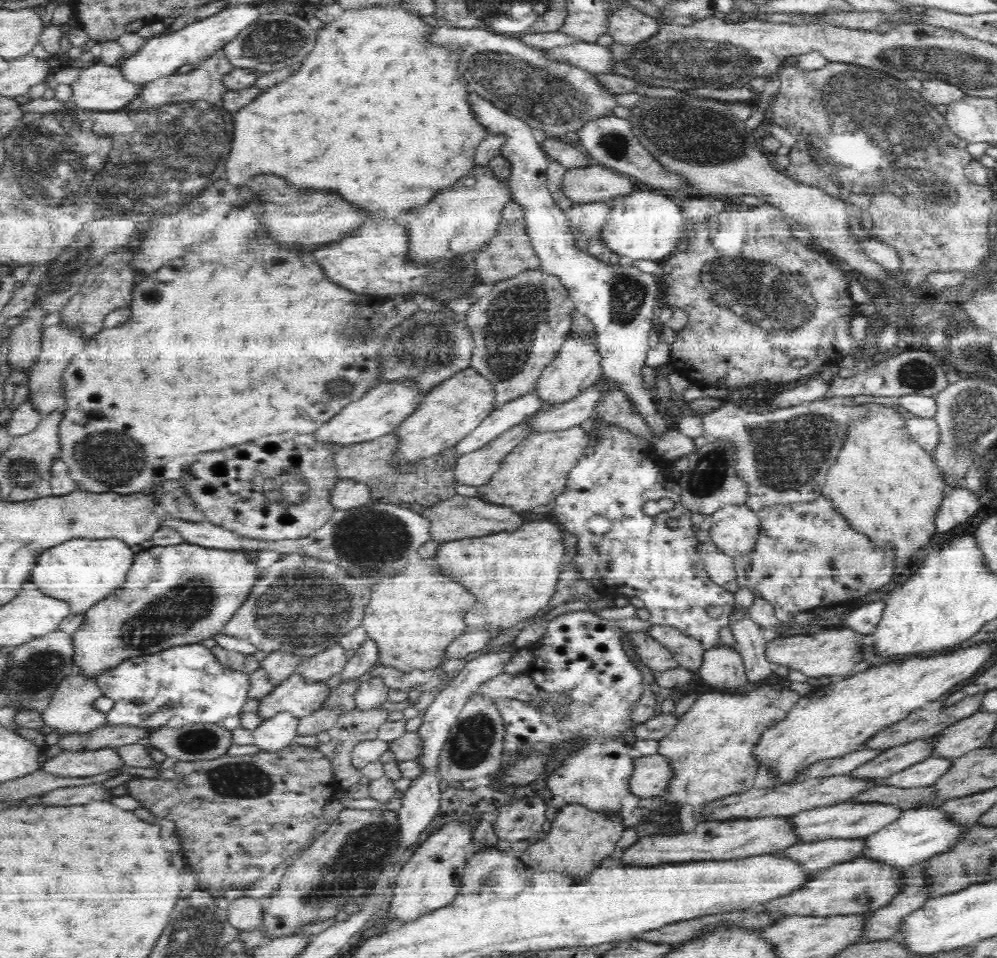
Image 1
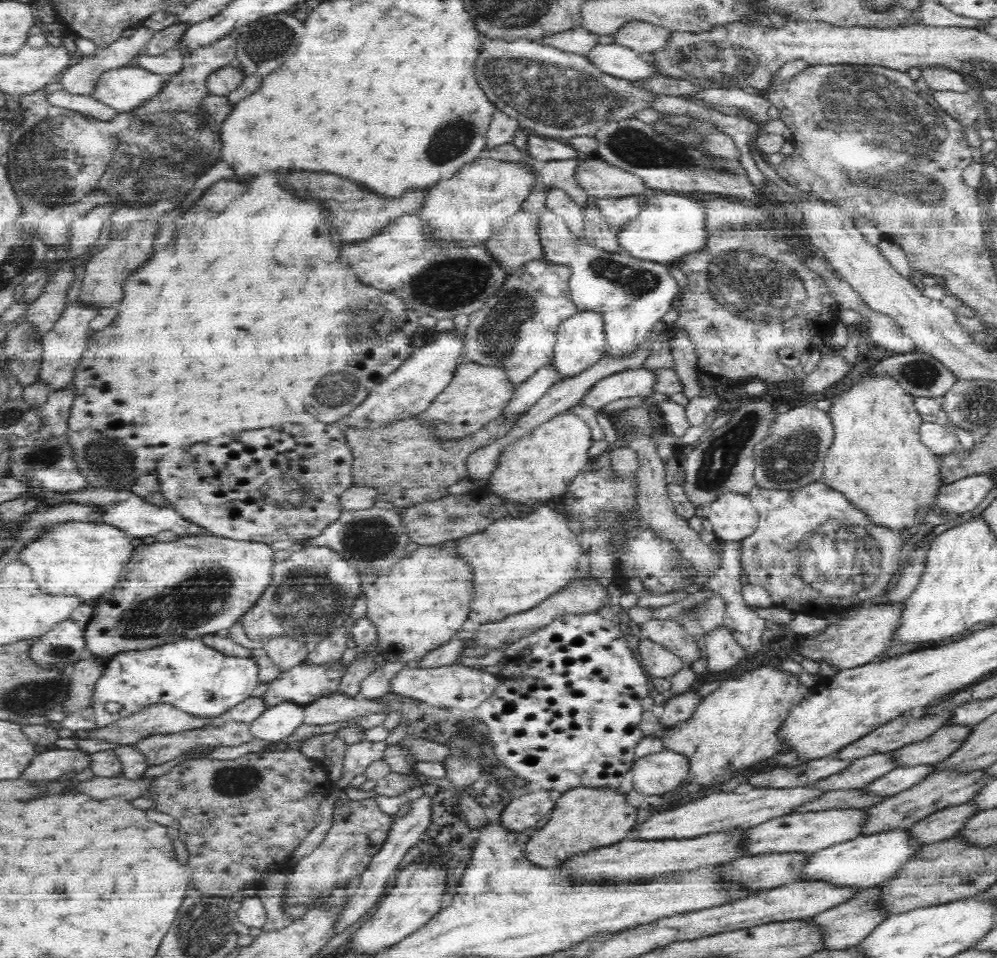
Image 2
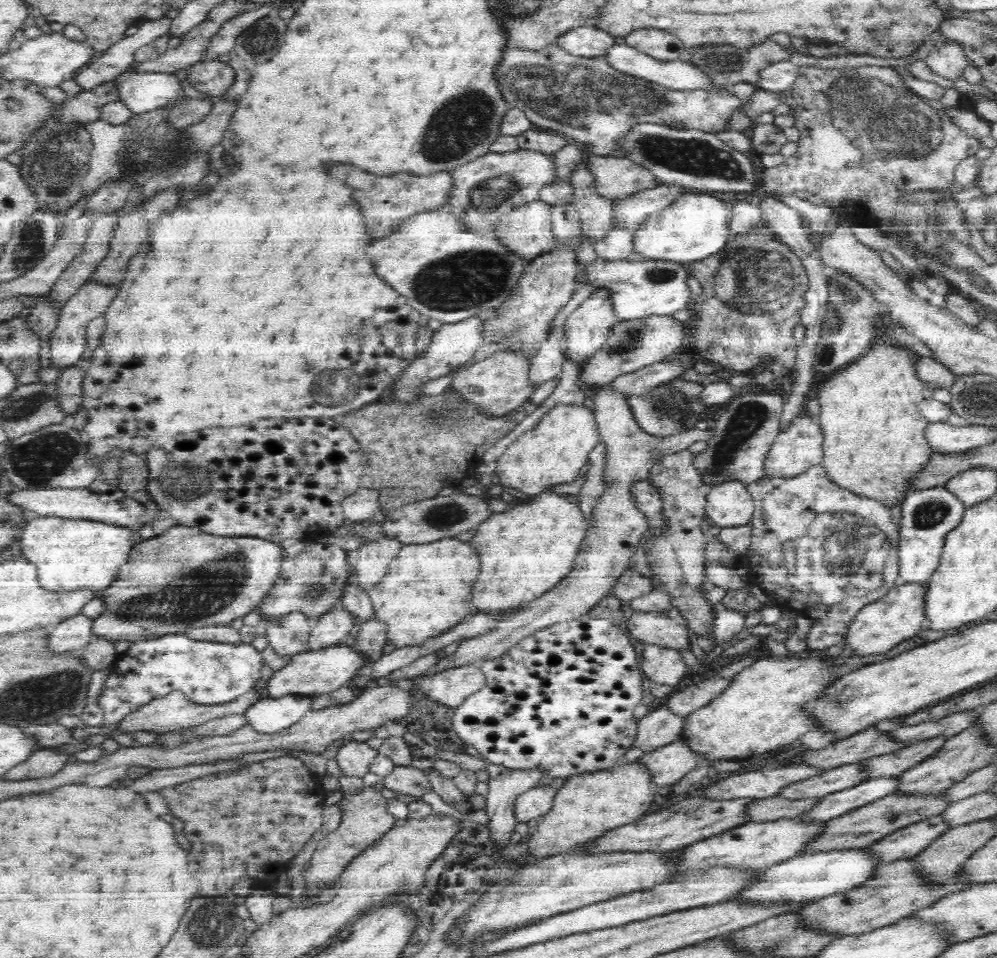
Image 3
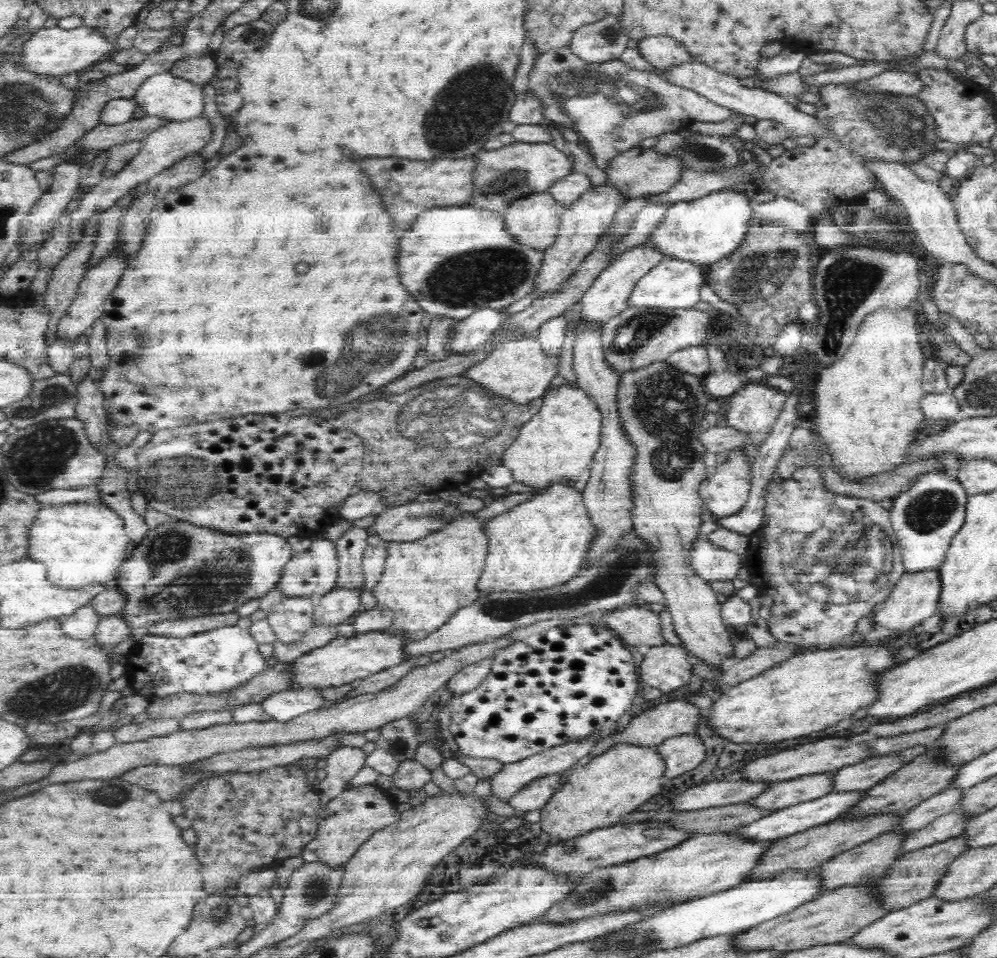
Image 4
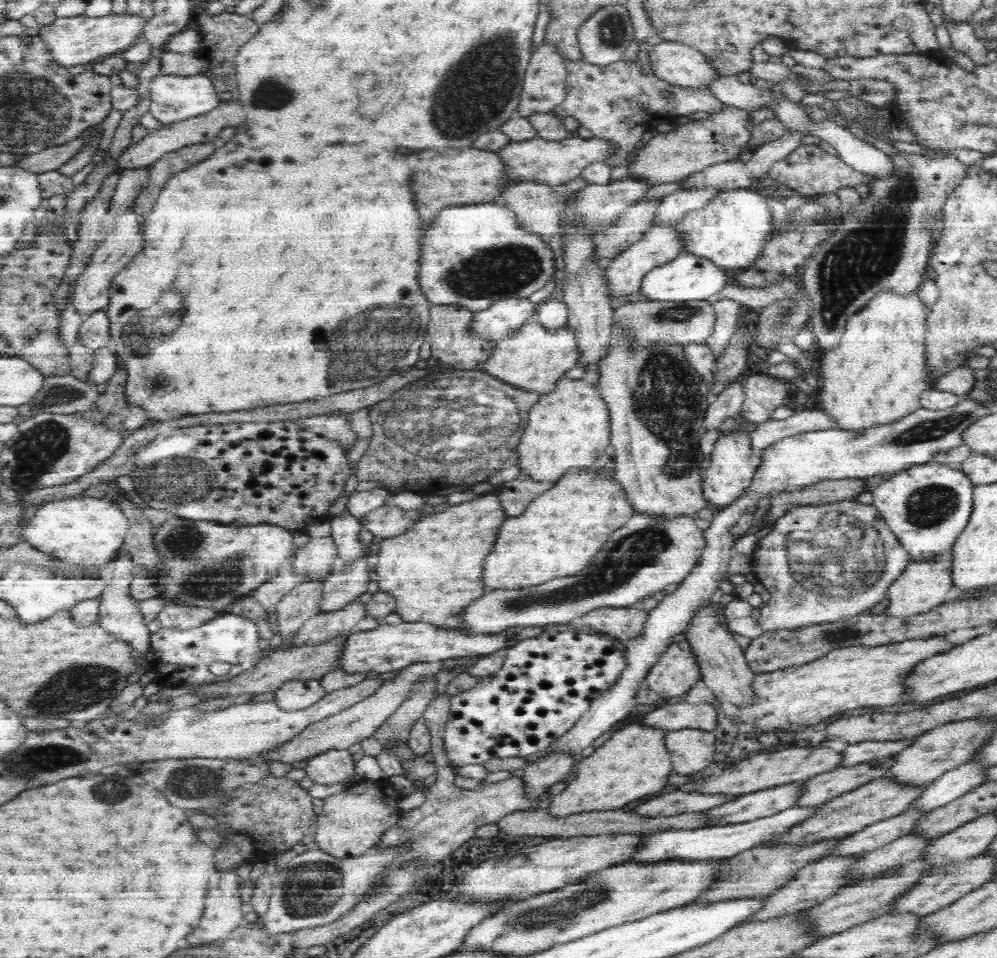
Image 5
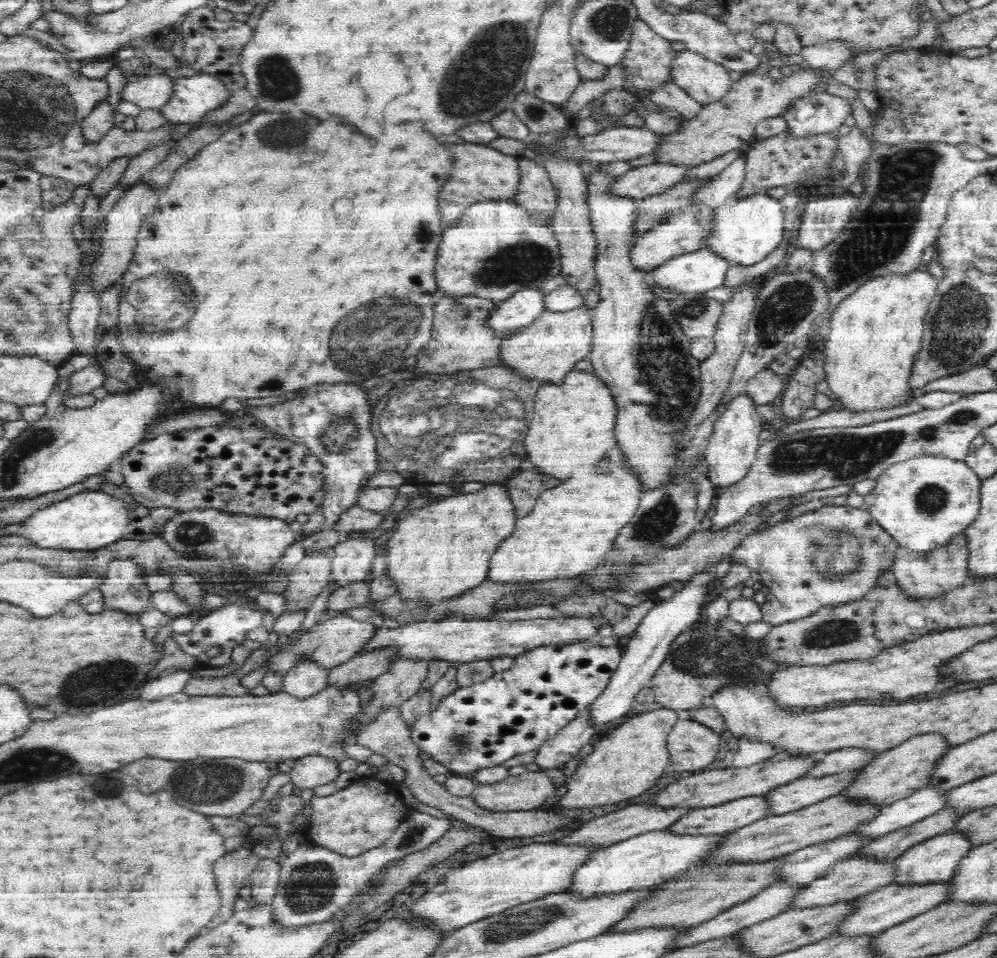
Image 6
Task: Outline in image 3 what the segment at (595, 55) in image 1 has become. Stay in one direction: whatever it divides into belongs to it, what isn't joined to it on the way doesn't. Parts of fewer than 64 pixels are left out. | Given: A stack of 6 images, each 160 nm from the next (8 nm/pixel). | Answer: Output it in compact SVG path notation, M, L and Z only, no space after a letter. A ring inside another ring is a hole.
M626 43L614 44L603 55L612 68L674 90L710 88L712 83L698 68L686 61L662 61L636 50Z

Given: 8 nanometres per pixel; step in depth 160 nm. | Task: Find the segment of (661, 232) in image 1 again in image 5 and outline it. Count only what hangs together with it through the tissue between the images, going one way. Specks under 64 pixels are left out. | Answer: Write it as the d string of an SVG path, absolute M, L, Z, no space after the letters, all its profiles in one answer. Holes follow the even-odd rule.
M752 189L720 190L712 198L708 198L706 204L702 204L698 210L688 210L678 222L674 222L672 229L676 231L682 252L700 258L708 259L712 264L721 268L738 268L752 264L752 260L760 254L764 246L764 236L768 234L770 227L770 207L771 203L767 197L759 195Z

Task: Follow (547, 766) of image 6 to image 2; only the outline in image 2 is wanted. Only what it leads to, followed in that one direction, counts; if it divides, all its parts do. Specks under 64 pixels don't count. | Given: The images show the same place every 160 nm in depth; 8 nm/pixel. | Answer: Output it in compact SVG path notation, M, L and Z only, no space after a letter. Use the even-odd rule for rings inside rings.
M532 787L532 791L511 798L502 805L500 810L500 824L503 830L513 834L522 834L525 830L536 828L553 810L553 803L549 791Z

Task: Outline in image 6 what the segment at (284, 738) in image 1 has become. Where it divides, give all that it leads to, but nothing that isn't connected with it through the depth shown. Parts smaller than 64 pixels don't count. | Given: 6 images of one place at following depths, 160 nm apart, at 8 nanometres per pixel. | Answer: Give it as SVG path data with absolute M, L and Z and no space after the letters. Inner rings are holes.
M308 661L299 662L286 676L283 676L282 690L298 700L310 698L329 685L326 678L327 671Z

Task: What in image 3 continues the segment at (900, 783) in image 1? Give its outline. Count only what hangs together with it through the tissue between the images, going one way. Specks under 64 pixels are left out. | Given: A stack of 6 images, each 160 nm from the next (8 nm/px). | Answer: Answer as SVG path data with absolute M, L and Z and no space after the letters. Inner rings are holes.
M901 774L870 778L859 785L823 797L823 801L800 818L831 820L846 812L896 793L903 781Z

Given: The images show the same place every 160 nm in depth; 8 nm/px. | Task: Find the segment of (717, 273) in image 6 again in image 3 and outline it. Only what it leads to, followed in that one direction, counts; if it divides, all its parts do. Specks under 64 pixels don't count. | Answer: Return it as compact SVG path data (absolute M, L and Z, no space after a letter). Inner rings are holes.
M574 256L577 269L577 285L590 289L590 296L602 291L608 295L612 303L612 312L616 323L642 320L651 316L672 316L678 310L684 310L688 305L691 292L686 286L686 276L689 272L686 265L680 262L665 260L628 260L616 258L608 260L596 256L594 260L581 260Z

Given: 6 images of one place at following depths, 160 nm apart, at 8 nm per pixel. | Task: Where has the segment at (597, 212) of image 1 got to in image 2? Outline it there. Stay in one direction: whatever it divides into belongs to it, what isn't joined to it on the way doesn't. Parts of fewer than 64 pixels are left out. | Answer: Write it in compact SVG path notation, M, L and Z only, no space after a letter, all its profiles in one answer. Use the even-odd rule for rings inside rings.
M638 195L616 198L597 198L590 201L592 207L606 219L611 227L620 227L630 220L640 210L640 199Z

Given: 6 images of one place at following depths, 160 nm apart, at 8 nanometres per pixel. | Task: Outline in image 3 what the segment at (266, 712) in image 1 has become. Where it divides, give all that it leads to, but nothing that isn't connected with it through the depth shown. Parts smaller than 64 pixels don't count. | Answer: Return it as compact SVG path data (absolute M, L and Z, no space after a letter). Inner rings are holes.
M344 644L319 651L310 650L290 658L282 670L276 671L267 680L265 694L268 699L287 696L313 698L328 694L346 686L354 674L360 670L360 666L362 666L362 657L354 651L353 647L347 647Z

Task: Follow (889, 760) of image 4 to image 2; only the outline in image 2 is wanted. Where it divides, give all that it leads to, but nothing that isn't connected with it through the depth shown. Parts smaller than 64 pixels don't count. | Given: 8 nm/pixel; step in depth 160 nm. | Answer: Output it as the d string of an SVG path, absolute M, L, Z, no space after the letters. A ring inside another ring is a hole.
M948 724L939 728L932 736L903 746L895 751L901 766L941 763L947 761L961 746L966 744L977 724Z

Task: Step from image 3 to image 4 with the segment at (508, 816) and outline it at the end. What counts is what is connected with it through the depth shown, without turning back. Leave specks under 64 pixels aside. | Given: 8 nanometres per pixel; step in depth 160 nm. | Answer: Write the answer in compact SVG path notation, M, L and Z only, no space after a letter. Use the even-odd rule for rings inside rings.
M590 741L579 745L564 745L544 749L542 754L524 759L523 761L502 765L498 772L488 778L491 794L502 802L511 798L526 788L531 782L544 777L561 775L584 756L592 752Z

